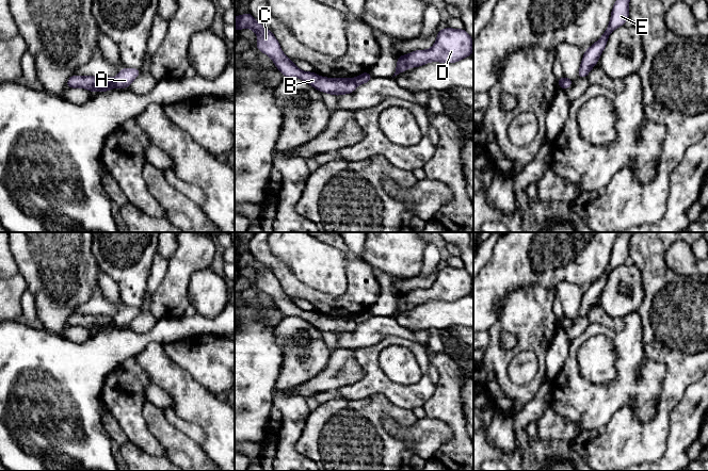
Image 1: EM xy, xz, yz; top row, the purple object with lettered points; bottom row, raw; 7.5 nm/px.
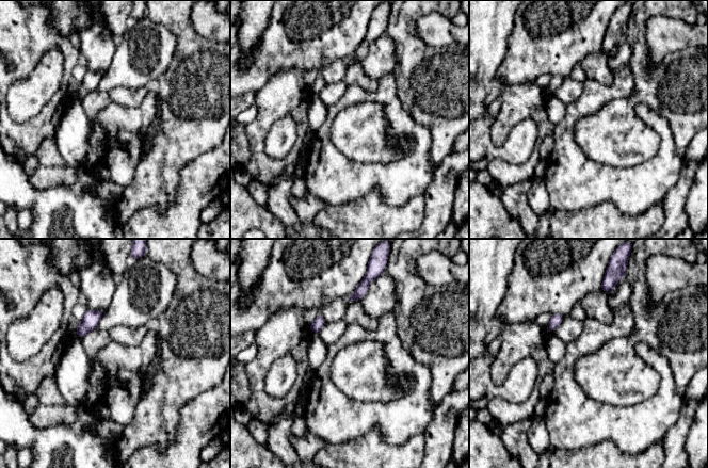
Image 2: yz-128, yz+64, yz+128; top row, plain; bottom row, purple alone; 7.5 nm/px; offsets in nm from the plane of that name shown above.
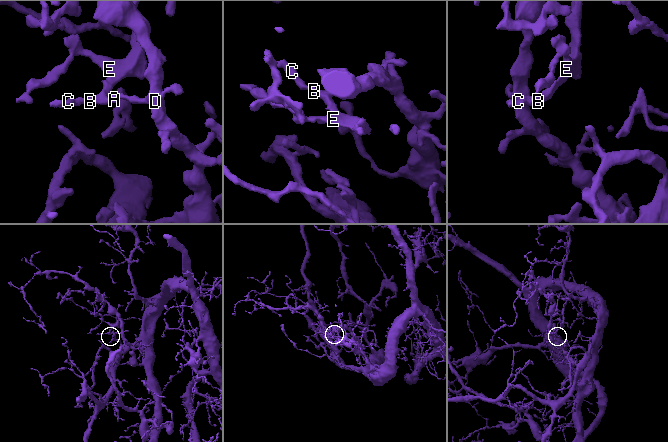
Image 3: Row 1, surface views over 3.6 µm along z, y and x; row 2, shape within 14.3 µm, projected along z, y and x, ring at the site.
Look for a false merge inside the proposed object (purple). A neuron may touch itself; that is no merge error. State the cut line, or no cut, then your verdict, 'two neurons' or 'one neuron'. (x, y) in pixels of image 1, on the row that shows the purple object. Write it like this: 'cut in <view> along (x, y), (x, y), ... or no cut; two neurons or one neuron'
cut in xy along (112, 79), (115, 85); two neurons

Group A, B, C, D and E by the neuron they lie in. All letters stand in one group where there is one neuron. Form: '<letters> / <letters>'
A D / B C E

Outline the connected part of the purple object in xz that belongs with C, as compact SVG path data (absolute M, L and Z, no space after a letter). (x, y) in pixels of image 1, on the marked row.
M250 12L242 16L235 17L235 29L239 31L244 28L251 28L258 35L257 49L273 60L275 66L281 71L284 77L300 78L316 90L335 96L350 94L355 91L357 85L354 83L353 79L331 79L327 77L319 77L316 72L302 71L291 62L291 59L281 51L274 34L257 22Z

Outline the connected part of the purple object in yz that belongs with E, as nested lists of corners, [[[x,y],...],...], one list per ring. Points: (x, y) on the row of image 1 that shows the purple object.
[[[616,0],[611,12],[611,20],[602,36],[584,51],[577,78],[586,78],[590,70],[598,63],[605,50],[608,37],[616,28],[622,27],[629,19],[629,0]]]

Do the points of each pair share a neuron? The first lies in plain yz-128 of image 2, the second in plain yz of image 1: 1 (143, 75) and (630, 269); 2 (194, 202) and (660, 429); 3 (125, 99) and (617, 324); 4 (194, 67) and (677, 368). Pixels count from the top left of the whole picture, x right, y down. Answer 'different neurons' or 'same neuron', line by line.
1: same neuron
2: different neurons
3: same neuron
4: same neuron

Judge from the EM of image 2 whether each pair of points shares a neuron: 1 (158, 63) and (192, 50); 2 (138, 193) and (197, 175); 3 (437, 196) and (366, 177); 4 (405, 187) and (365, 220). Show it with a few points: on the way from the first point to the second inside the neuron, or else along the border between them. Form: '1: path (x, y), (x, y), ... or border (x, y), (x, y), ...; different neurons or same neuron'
1: border (172, 32), (176, 49), (158, 79); different neurons
2: border (193, 159), (179, 173), (179, 186), (173, 205); different neurons
3: border (434, 170), (432, 180), (423, 194); different neurons
4: border (411, 197), (389, 206), (373, 188), (361, 198); different neurons

